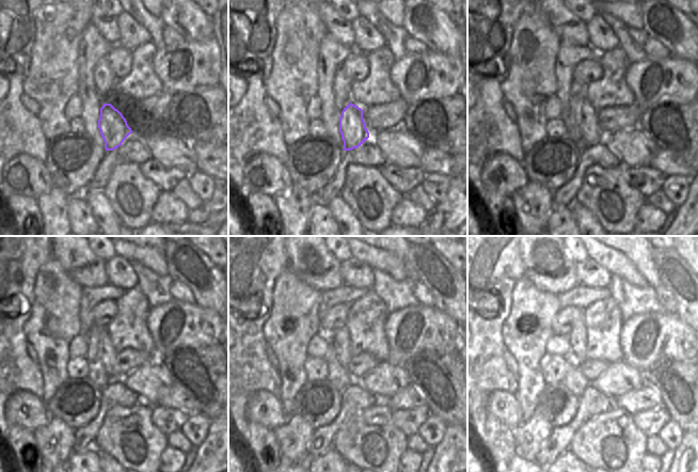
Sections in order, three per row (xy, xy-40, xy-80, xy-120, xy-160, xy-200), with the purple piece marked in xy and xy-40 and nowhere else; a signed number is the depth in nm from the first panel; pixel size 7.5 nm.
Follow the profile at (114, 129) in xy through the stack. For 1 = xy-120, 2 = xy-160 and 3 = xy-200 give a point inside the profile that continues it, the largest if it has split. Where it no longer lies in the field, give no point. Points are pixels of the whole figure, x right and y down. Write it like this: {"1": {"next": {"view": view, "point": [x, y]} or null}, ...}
{"1": {"next": {"view": "xy-120", "point": [108, 352]}}, "2": {"next": {"view": "xy-160", "point": [342, 339]}}, "3": {"next": {"view": "xy-200", "point": [577, 336]}}}

